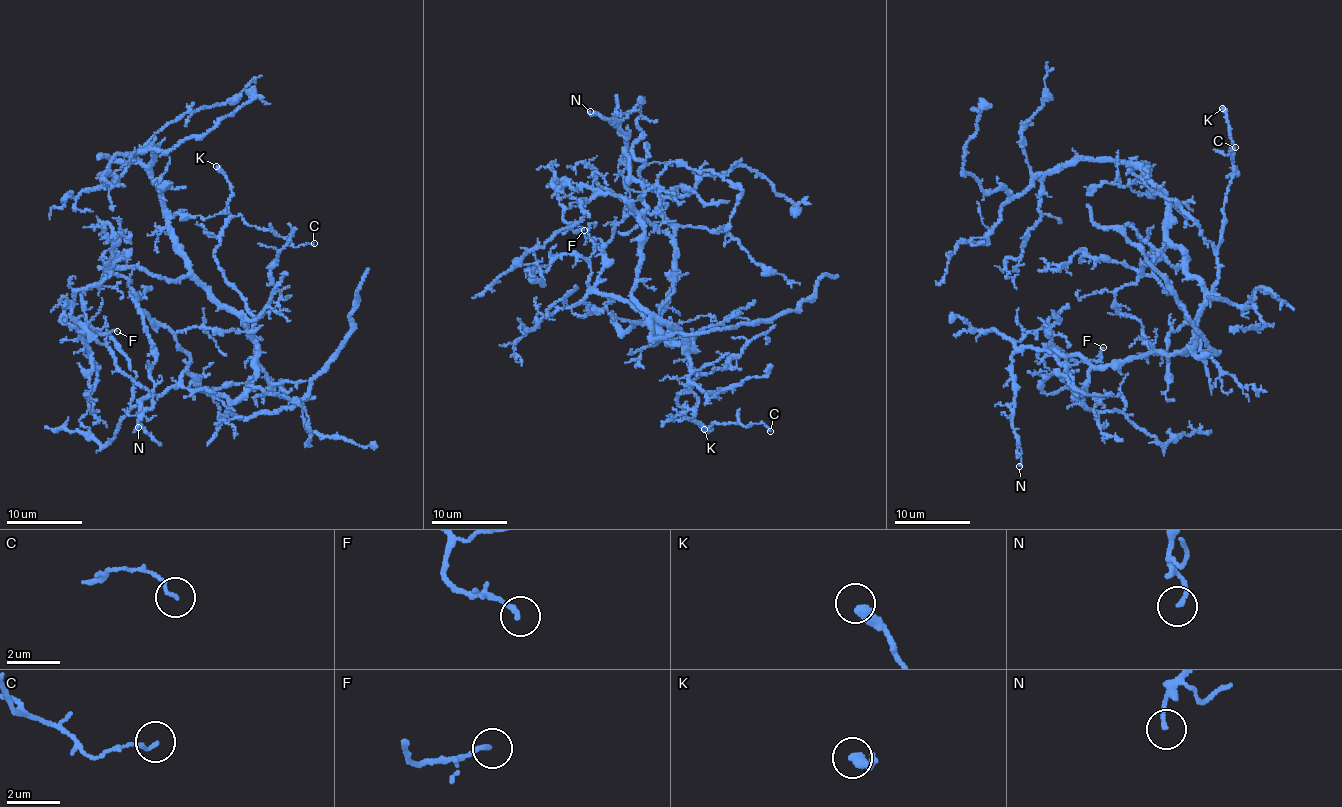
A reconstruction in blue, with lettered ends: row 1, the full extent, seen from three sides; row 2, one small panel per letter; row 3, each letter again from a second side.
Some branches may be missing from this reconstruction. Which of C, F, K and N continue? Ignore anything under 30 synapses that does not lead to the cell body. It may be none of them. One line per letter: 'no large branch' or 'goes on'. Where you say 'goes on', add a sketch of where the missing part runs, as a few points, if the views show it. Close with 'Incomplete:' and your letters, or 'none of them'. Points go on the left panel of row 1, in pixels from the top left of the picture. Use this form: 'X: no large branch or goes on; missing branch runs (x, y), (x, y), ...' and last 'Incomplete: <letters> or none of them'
C: no large branch
F: no large branch
K: no large branch
N: no large branch
Incomplete: none of them

